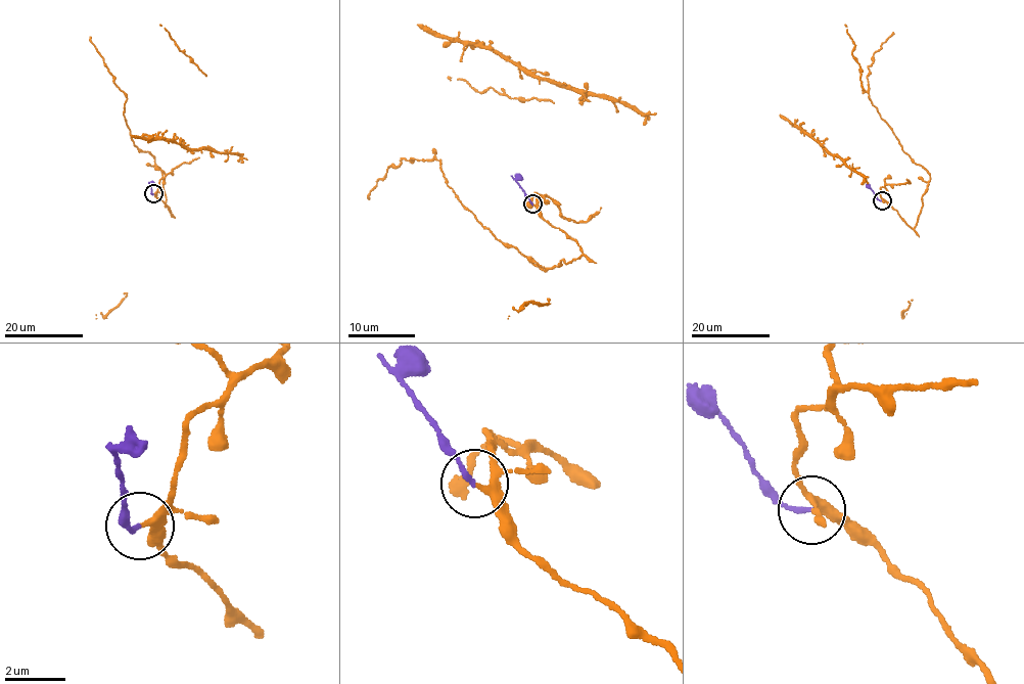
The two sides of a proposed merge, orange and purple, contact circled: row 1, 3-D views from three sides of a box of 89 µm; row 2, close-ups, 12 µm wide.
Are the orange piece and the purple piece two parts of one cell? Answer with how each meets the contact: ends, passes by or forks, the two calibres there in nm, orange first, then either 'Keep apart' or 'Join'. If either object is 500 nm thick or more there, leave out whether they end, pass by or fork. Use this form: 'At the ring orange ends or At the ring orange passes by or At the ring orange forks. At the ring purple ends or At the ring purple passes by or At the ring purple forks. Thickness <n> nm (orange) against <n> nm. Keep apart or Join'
At the ring orange passes by. At the ring purple ends. Thickness 200 nm (orange) against 150 nm. Join

